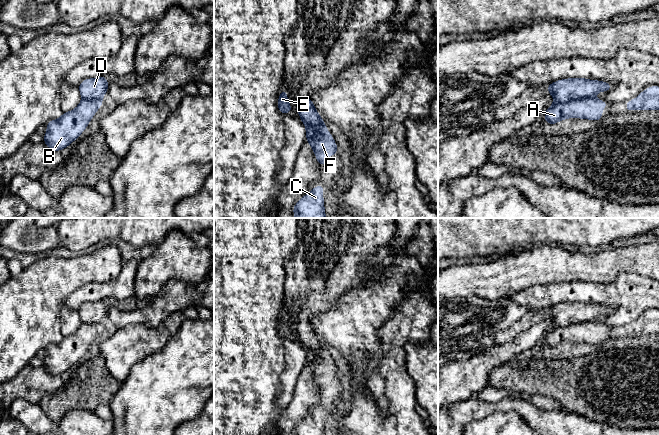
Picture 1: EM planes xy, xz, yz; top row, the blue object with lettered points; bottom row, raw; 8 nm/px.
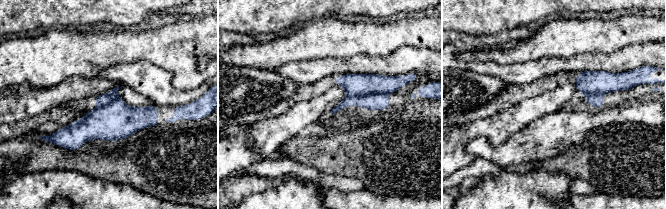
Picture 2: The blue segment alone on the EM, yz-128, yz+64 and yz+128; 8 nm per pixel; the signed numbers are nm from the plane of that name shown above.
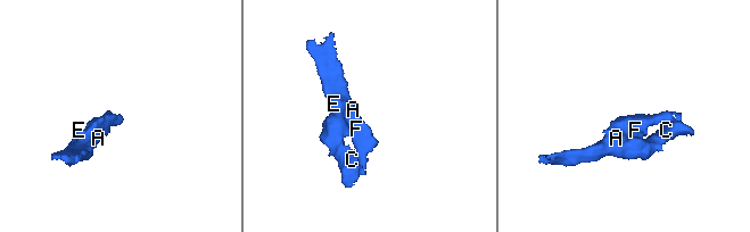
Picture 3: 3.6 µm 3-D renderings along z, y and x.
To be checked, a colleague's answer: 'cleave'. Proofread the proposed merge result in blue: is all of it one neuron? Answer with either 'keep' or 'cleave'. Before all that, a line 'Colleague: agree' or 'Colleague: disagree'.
Colleague: agree
cleave

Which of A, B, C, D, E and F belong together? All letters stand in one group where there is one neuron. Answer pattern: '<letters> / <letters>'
A B C E F / D

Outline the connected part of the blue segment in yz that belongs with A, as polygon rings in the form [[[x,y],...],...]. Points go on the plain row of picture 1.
[[[594,321],[573,323],[567,326],[552,328],[546,333],[543,341],[550,349],[569,342],[595,344],[599,347],[603,332],[607,332],[608,329],[609,326],[604,326]]]

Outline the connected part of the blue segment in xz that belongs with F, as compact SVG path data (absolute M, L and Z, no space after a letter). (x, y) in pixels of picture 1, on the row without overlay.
M302 345L306 352L306 365L312 371L319 390L326 390L326 380L335 380L338 376L337 368L333 360L325 350L325 345L320 350L308 350Z

